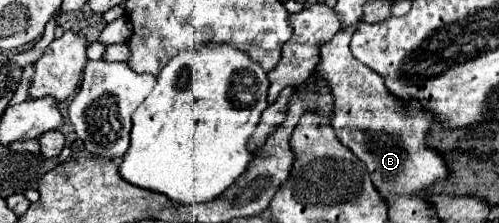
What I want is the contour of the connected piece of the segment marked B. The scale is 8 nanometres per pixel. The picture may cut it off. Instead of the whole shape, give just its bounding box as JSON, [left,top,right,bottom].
[314,26,448,199]

